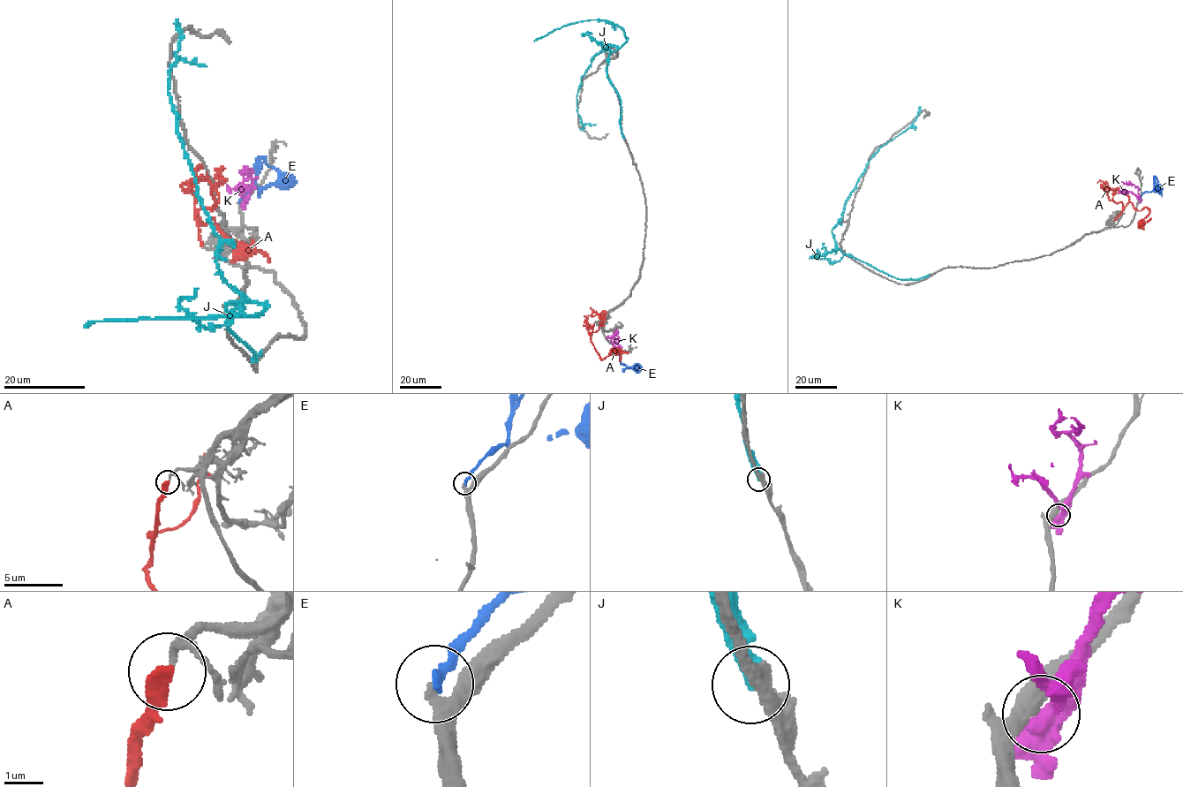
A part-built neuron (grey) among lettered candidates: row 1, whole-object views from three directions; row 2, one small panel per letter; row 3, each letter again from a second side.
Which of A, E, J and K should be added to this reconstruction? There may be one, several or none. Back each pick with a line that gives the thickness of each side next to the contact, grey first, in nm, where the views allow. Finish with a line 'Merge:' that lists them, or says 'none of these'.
Merge: none of these

